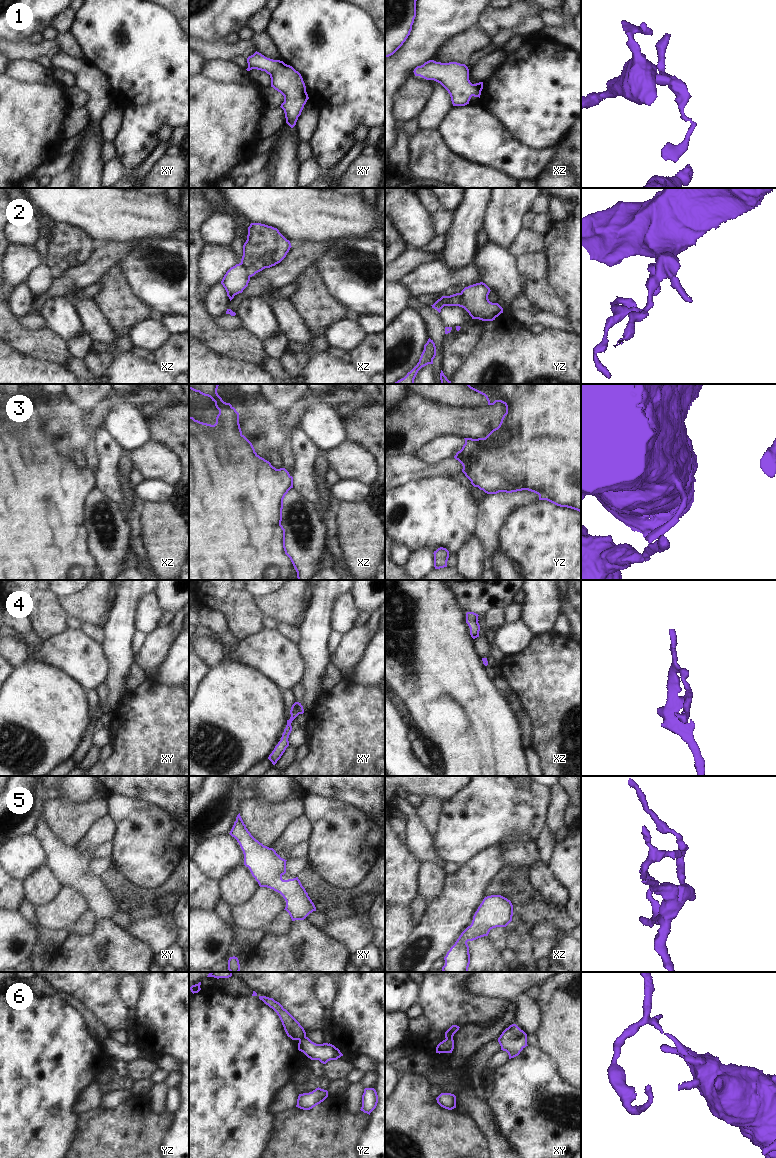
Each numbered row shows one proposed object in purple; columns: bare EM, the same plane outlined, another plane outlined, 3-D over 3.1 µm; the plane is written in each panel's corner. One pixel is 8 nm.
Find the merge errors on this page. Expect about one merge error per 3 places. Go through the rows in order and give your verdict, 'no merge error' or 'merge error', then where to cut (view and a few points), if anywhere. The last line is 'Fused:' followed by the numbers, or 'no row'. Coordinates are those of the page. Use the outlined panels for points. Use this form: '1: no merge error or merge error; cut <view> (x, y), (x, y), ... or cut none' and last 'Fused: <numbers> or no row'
1: no merge error; cut none
2: merge error; cut yz (460, 293), (463, 297), (463, 307)
3: no merge error; cut none
4: no merge error; cut none
5: no merge error; cut none
6: merge error; cut yz (305, 1036), (299, 1041)
Fused: 2, 6

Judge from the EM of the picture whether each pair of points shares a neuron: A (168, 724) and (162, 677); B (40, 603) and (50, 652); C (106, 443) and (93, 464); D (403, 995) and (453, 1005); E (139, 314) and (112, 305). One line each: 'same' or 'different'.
A: different
B: different
C: different
D: different
E: same

